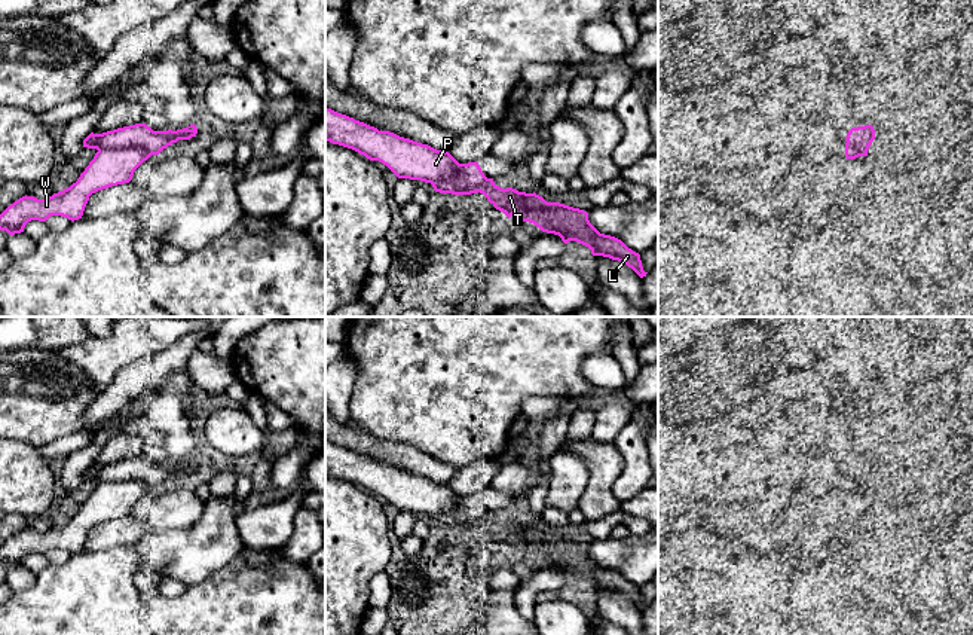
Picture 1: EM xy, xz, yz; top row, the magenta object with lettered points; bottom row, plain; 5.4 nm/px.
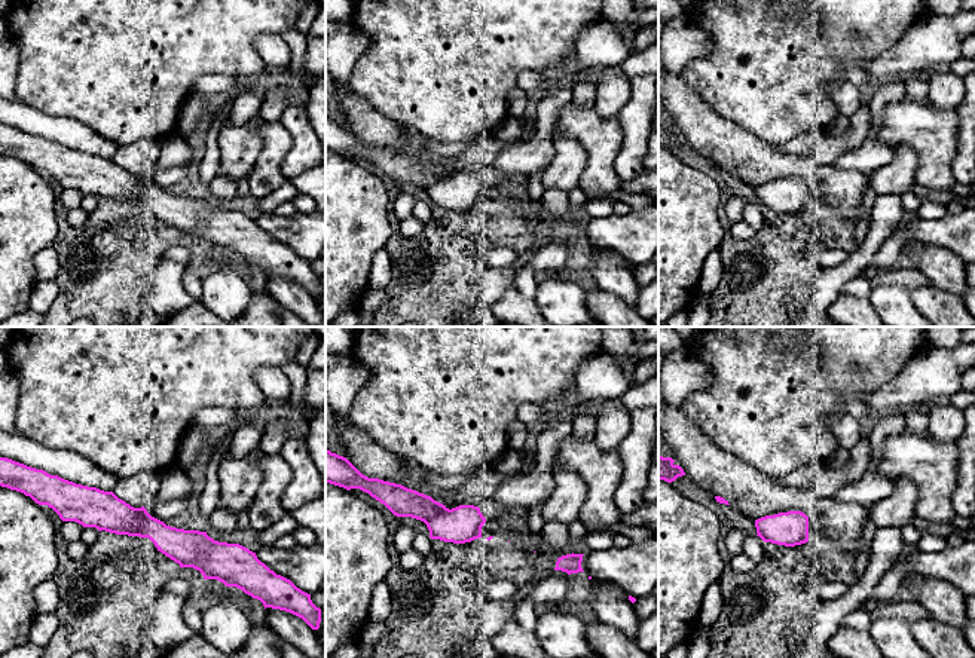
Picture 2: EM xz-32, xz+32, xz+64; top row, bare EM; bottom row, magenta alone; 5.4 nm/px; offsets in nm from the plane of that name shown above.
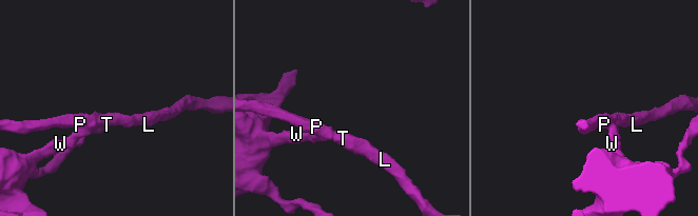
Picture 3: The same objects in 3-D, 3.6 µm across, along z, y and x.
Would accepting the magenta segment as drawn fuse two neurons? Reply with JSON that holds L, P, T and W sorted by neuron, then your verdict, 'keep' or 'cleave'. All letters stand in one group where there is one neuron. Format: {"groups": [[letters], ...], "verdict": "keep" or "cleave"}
{"groups": [["L", "P", "T"], ["W"]], "verdict": "cleave"}

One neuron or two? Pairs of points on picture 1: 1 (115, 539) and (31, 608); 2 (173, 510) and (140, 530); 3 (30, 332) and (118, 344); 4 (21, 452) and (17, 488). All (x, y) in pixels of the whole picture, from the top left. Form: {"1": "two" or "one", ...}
{"1": "two", "2": "two", "3": "two", "4": "one"}

